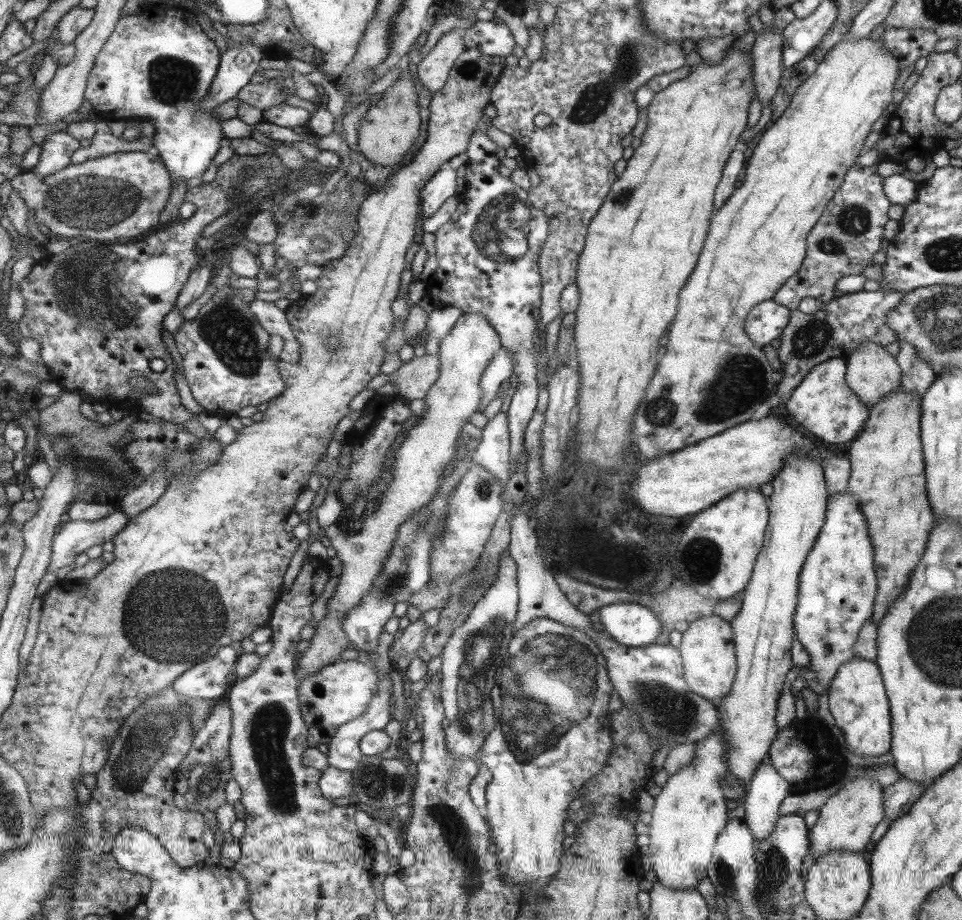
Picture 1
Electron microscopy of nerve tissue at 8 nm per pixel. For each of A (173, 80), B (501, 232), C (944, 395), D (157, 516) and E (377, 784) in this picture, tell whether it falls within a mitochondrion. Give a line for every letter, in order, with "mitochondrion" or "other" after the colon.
A: mitochondrion
B: mitochondrion
C: other
D: other
E: mitochondrion

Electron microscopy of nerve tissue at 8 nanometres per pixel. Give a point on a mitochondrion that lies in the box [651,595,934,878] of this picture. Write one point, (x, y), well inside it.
(829, 649)

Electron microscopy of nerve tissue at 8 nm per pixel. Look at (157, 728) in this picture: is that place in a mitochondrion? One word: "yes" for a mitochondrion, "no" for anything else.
yes

